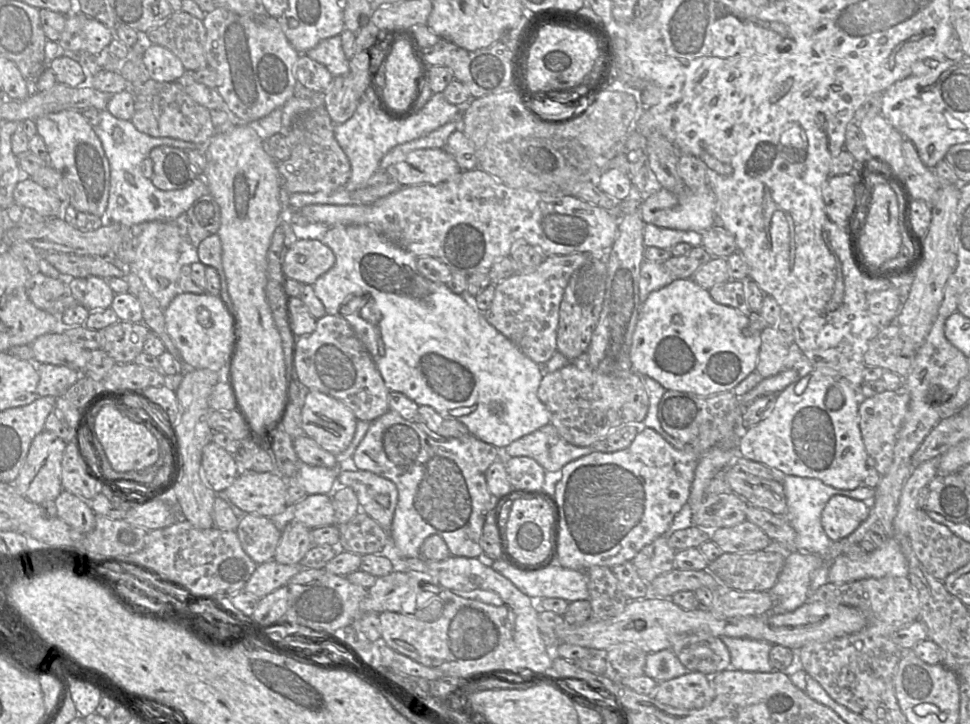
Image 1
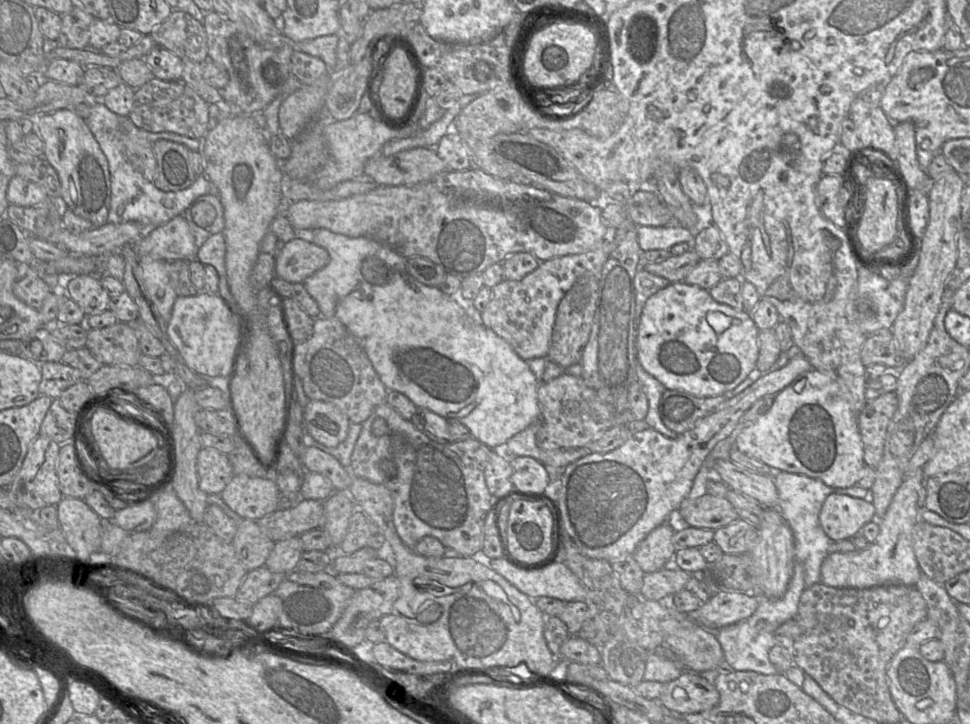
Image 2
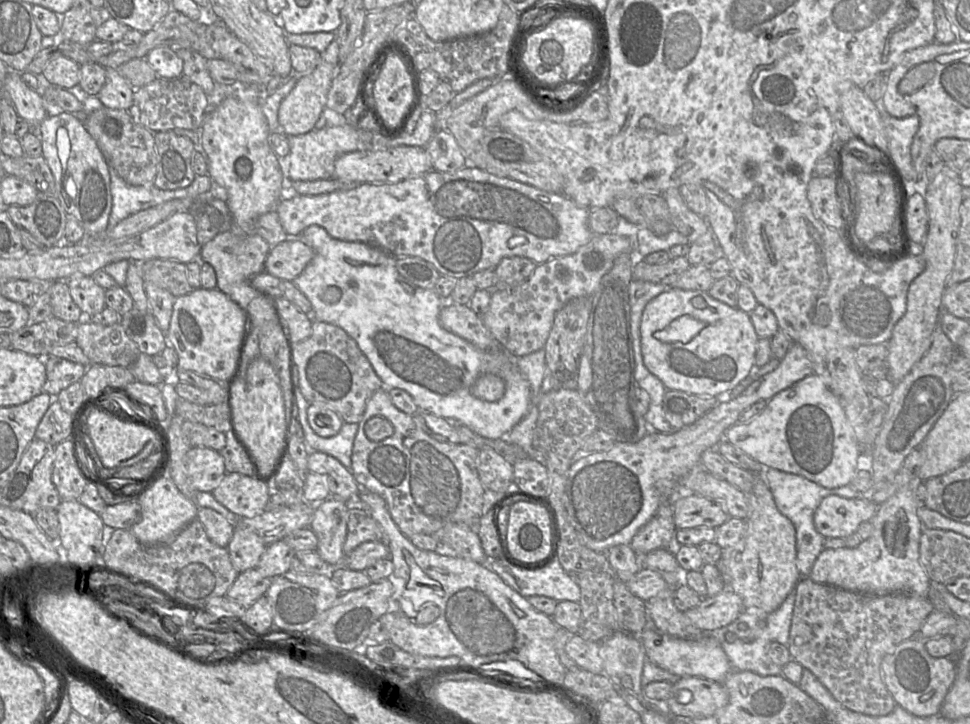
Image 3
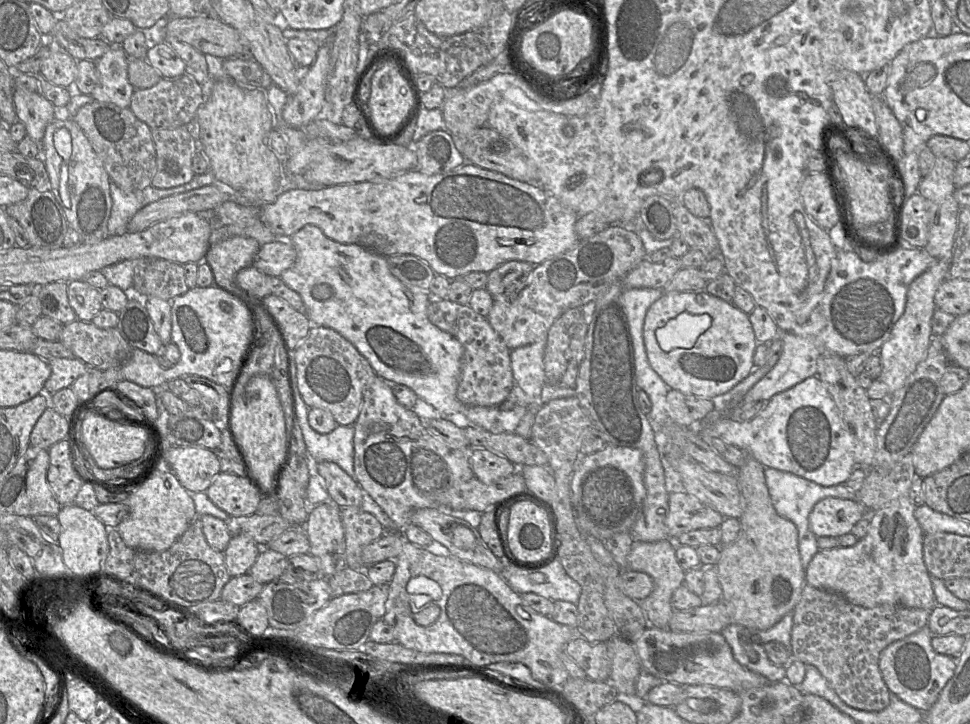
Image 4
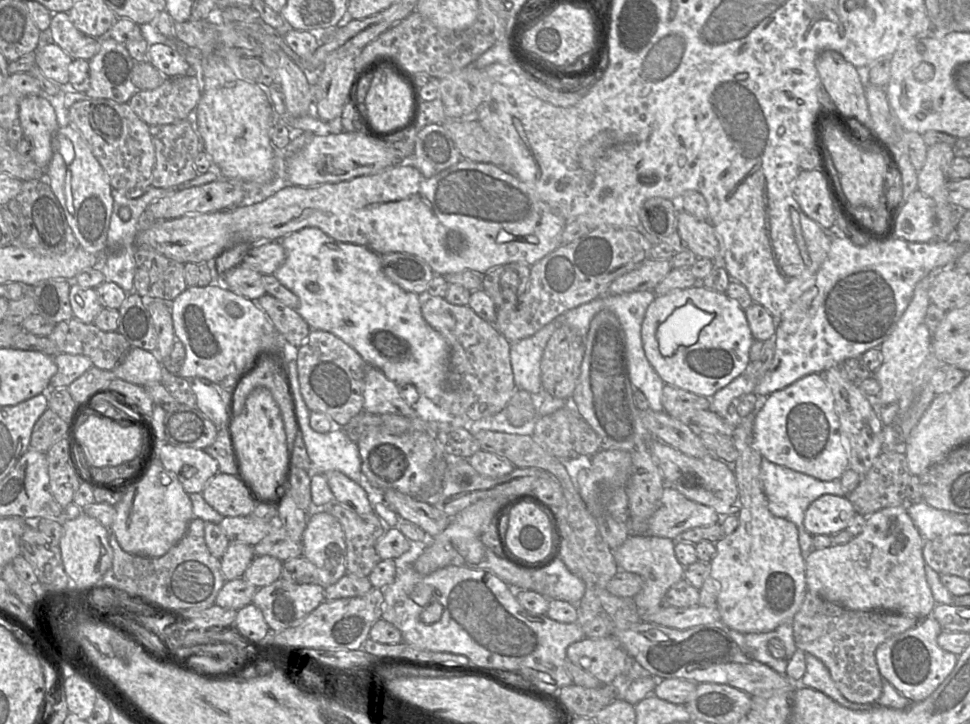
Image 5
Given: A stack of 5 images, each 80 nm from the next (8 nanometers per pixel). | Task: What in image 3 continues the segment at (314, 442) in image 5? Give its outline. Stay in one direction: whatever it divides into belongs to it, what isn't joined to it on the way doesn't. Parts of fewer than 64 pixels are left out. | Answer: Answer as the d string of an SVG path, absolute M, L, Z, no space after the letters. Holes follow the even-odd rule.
M297 367L293 371L293 384L297 397L299 420L303 430L303 440L308 448L333 456L344 467L351 470L351 456L358 424L344 422L336 435L328 438L318 436L308 422L307 409L310 403L305 399L300 390Z

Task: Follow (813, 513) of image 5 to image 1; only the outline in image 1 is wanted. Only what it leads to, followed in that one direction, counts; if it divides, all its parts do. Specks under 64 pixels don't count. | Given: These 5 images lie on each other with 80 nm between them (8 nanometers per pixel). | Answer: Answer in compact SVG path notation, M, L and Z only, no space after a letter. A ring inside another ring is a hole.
M834 495L822 511L822 526L831 541L836 542L853 533L869 512L870 502Z

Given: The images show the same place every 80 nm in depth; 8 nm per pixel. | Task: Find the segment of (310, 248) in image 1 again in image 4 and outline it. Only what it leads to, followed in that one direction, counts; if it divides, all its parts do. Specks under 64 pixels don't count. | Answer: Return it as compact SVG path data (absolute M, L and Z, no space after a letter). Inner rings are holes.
M271 242L260 246L252 266L267 276L280 277L297 259L297 251L291 242Z

